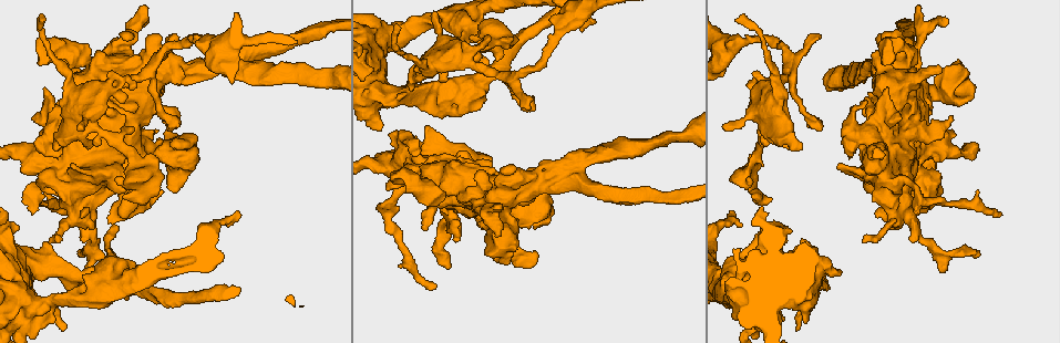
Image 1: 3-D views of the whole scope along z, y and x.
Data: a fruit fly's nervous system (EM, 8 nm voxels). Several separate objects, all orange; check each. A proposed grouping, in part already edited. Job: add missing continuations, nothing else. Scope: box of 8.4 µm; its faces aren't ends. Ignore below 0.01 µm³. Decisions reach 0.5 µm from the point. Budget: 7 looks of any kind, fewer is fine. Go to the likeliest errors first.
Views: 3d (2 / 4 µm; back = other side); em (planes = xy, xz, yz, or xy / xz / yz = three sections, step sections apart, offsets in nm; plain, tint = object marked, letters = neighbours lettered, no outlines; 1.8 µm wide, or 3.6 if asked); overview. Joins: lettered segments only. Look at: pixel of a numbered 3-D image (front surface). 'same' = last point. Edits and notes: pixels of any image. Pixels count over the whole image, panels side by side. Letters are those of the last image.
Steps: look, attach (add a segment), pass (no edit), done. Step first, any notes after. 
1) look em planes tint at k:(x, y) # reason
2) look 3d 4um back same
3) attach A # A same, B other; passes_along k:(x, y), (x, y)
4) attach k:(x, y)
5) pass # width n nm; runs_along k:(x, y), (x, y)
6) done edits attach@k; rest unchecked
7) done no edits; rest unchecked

look em 3.6um planes letters at 1:(119, 227)

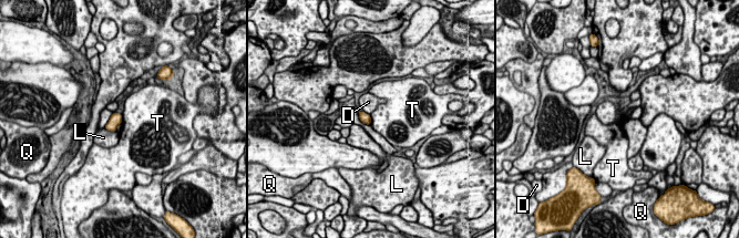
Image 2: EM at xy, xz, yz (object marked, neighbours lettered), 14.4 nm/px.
pass # D other, L other, Q other, T other; border 2:(369, 114), (370, 124); no lettered segment goes on from it

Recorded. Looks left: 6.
look 3d 4um at 1:(196, 69) # three arms meet

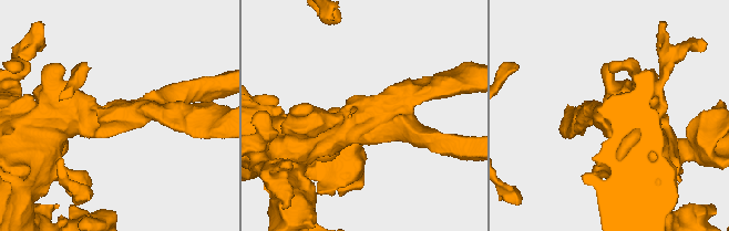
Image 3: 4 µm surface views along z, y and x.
look em planes letters at 3:(120, 115) # arms 3; arm_widths 300, 360, 440 nm

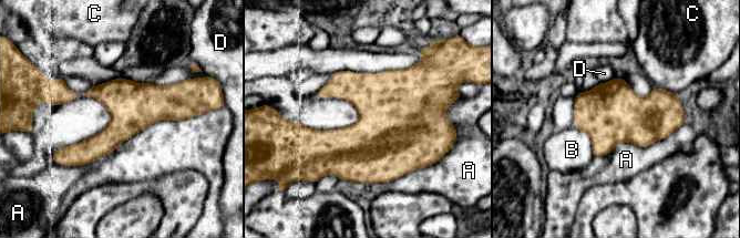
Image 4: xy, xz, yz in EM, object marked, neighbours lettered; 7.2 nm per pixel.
pass # width 360 nm; A other, B other, C other, D other; runs_along 4:(186, 110), (137, 110), (64, 151); no lettered segment goes on from it

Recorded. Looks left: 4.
look em 3.6um planes tint at 1:(422, 22)

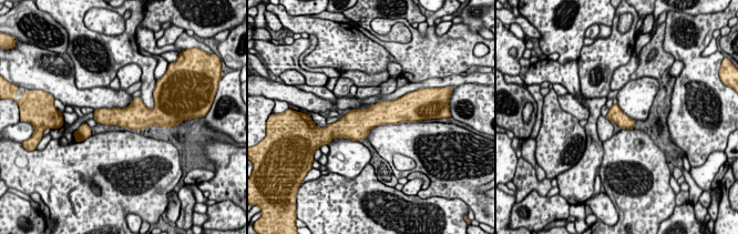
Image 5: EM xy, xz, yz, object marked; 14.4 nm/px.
look em 3.6um planes letters same # see the neighbours

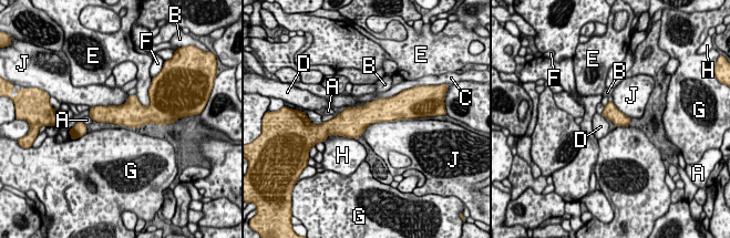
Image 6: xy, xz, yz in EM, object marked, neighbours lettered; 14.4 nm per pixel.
pass # A other, B other, C other, D other, E other, F other, G other, H other, J other; border 6:(129, 96), (119, 105), (90, 107); no lettered segment goes on from it

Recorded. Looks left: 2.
done no edits; rest unchecked

